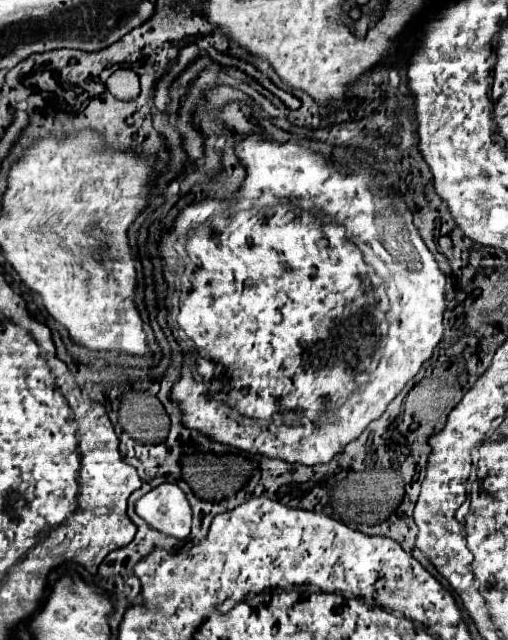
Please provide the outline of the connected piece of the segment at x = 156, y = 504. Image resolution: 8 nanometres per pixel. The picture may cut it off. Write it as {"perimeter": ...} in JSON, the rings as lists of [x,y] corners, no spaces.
{"perimeter":[[[161,484],[157,488],[153,488],[151,492],[147,492],[145,496],[141,496],[135,504],[135,510],[137,514],[149,522],[151,528],[163,532],[163,534],[169,534],[169,536],[175,536],[179,540],[185,540],[191,532],[191,506],[187,502],[187,496],[185,492],[177,486],[177,484]]]}

